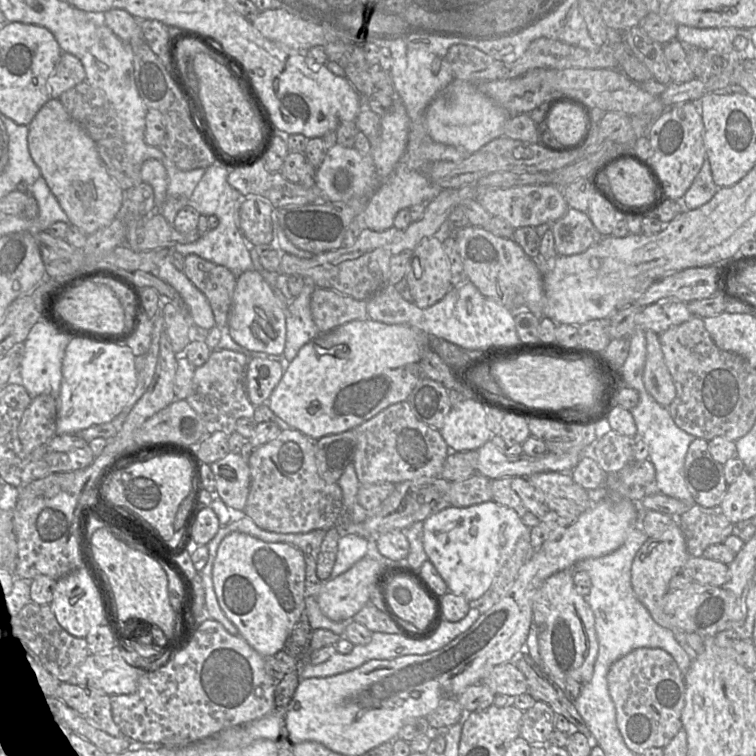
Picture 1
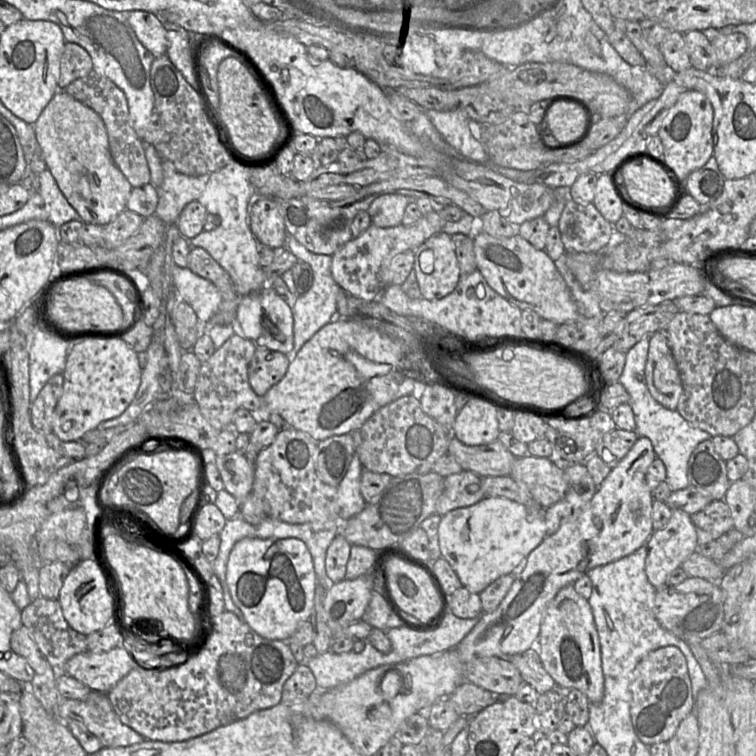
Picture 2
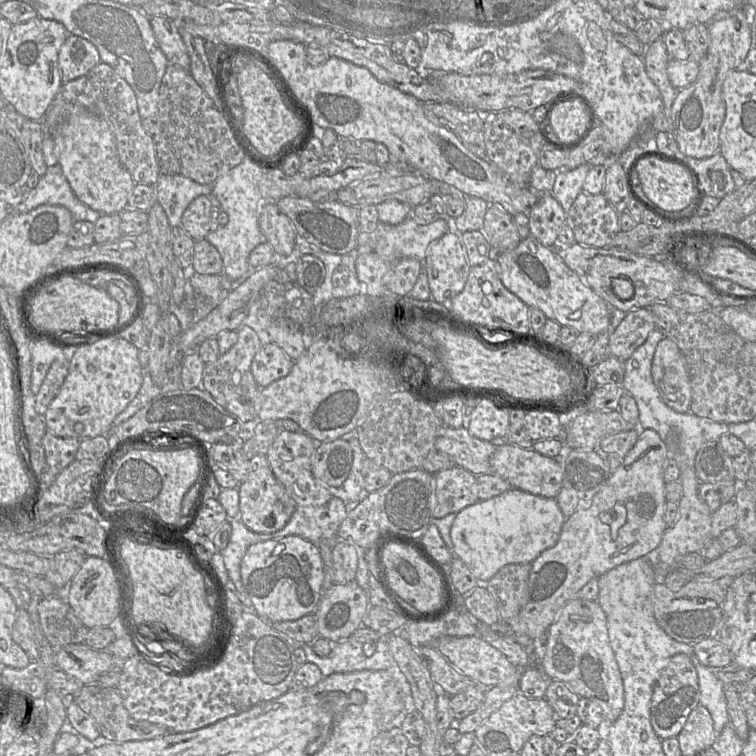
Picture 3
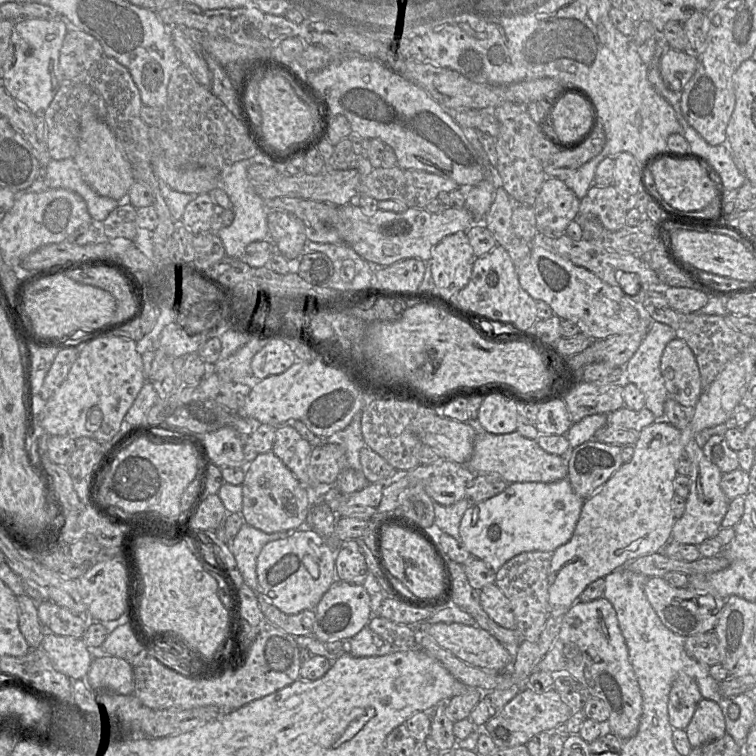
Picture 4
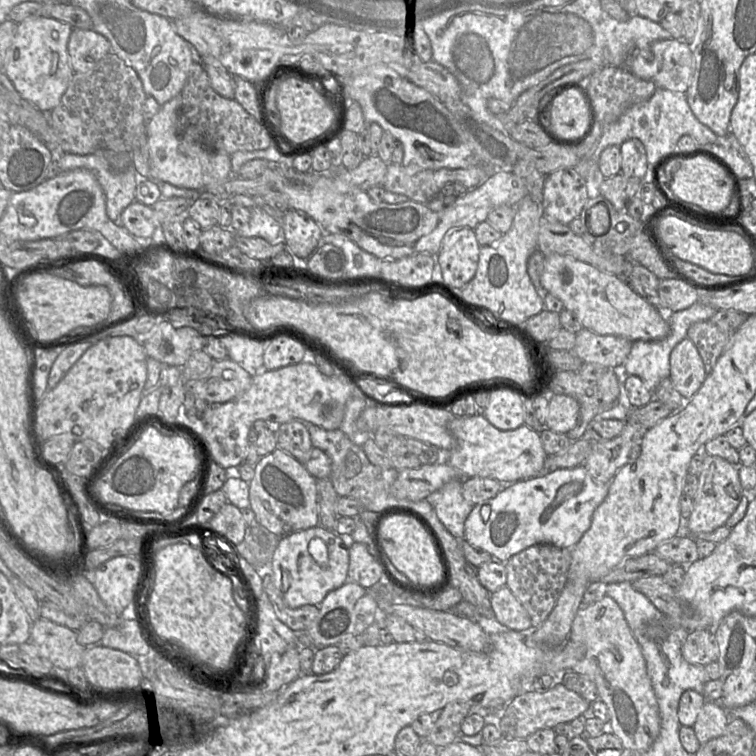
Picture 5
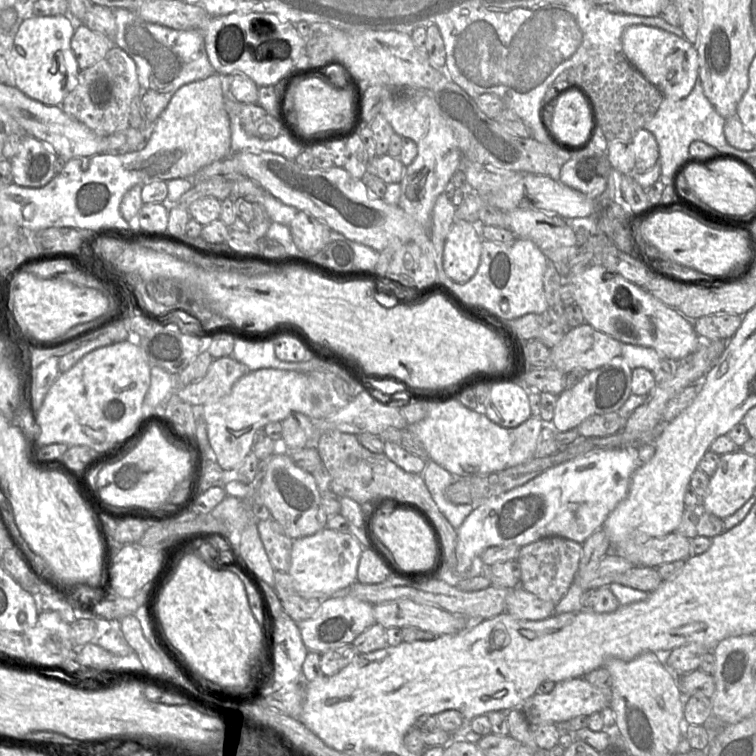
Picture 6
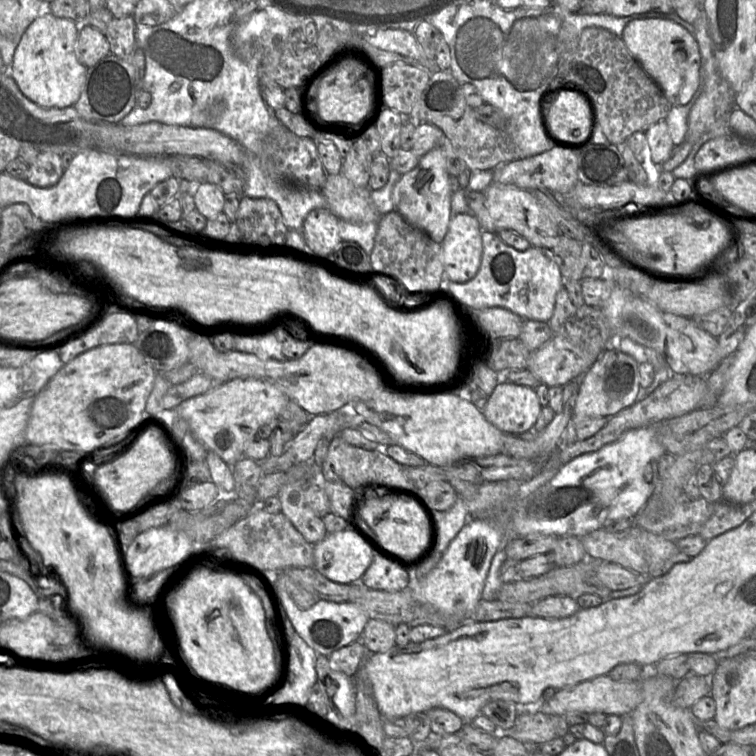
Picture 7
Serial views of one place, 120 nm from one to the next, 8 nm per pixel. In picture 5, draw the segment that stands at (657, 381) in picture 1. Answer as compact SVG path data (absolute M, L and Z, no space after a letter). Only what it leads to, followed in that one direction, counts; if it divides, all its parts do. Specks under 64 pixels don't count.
M686 337L673 348L669 361L669 378L683 399L690 400L707 376L696 346Z

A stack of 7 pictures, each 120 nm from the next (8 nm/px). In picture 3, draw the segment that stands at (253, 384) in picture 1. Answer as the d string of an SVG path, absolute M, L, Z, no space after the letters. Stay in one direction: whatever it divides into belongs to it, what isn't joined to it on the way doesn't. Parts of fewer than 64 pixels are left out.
M275 343L263 345L254 356L251 371L260 388L287 376L294 361Z

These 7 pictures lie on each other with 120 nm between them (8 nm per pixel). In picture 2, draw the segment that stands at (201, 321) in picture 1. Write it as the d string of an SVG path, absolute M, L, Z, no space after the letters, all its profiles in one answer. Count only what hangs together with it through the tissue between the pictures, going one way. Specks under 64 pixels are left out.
M171 267L172 283L183 299L196 313L197 319L209 322L220 310L222 301L217 287L189 268Z

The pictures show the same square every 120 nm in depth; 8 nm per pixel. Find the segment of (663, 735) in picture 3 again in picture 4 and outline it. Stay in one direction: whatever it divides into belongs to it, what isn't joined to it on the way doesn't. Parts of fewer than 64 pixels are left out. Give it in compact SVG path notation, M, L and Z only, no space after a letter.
M680 672L669 693L668 718L671 726L674 729L687 728L701 699L696 680Z

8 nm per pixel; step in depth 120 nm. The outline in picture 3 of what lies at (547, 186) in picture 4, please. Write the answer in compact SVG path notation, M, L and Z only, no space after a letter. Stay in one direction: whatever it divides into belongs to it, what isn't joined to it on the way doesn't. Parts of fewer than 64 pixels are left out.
M551 192L538 193L538 202L527 212L530 235L546 247L556 247L561 227L567 213Z

